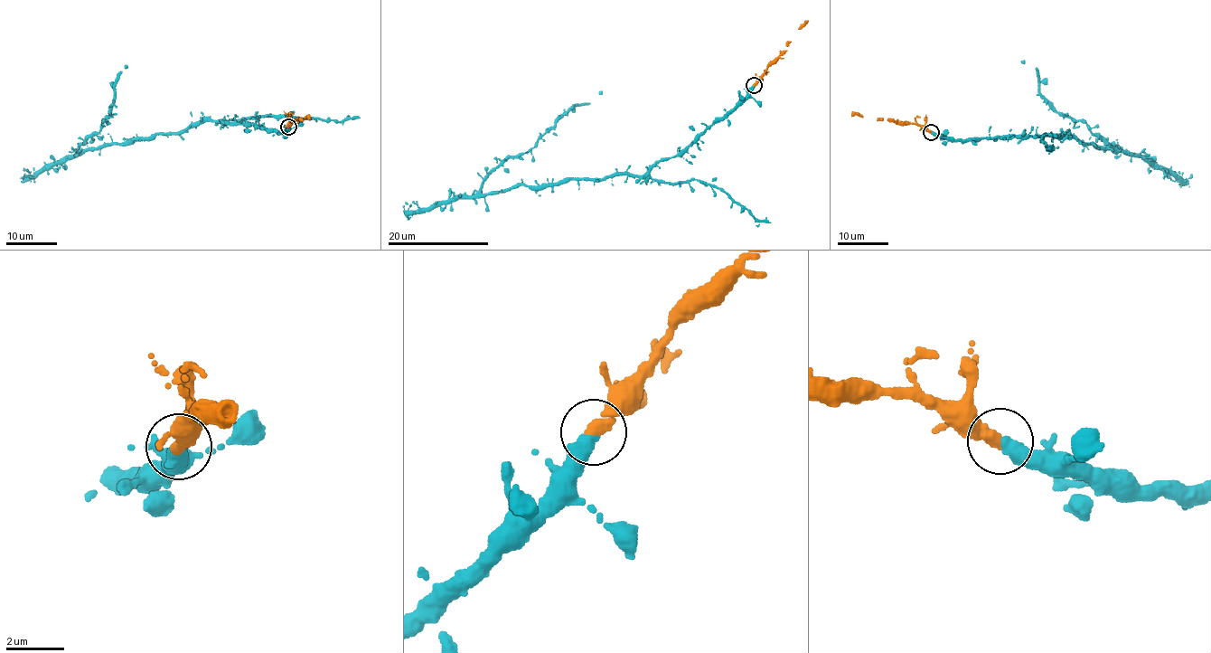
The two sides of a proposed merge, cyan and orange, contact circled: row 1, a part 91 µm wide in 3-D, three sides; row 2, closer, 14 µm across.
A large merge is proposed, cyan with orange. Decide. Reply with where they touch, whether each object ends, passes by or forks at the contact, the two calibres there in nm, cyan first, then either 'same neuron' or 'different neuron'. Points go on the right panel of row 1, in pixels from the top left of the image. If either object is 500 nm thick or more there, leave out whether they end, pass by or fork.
at (931, 132); cyan ends there; orange ends there; 440 nm thick on the cyan side, 400 nm on the other; same neuron

